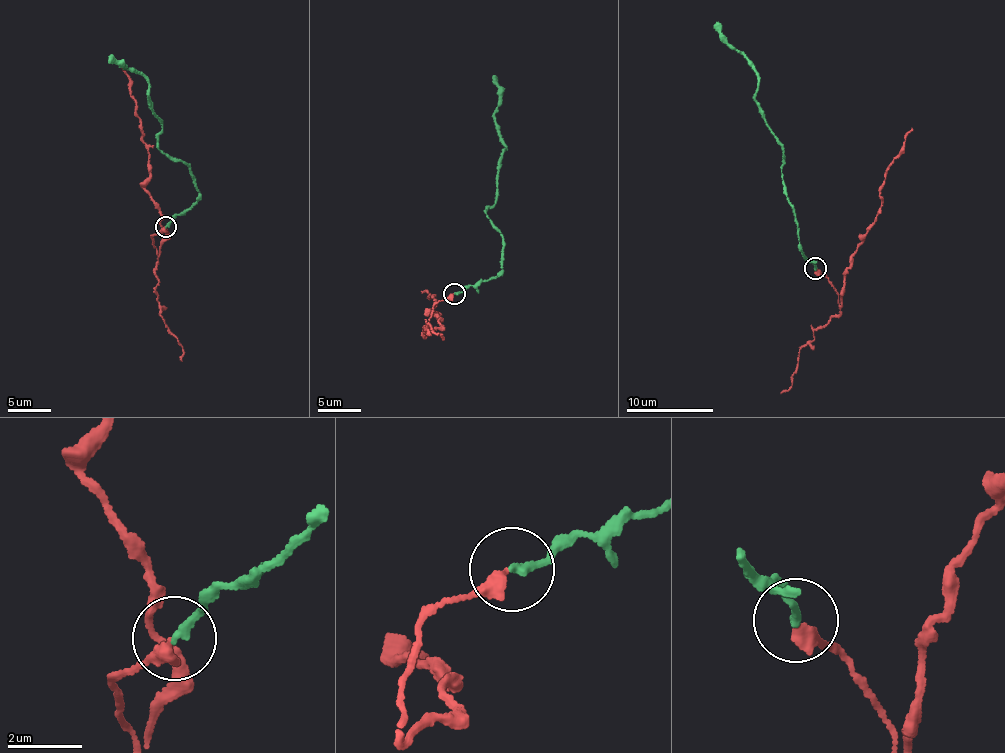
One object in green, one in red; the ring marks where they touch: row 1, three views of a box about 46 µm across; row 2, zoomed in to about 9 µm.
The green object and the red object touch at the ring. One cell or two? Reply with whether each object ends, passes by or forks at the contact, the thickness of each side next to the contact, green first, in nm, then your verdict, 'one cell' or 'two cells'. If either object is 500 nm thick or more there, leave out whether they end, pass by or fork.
green ends there; red ends there; 200 nm thick on the green side, 360 nm on the other; one cell

